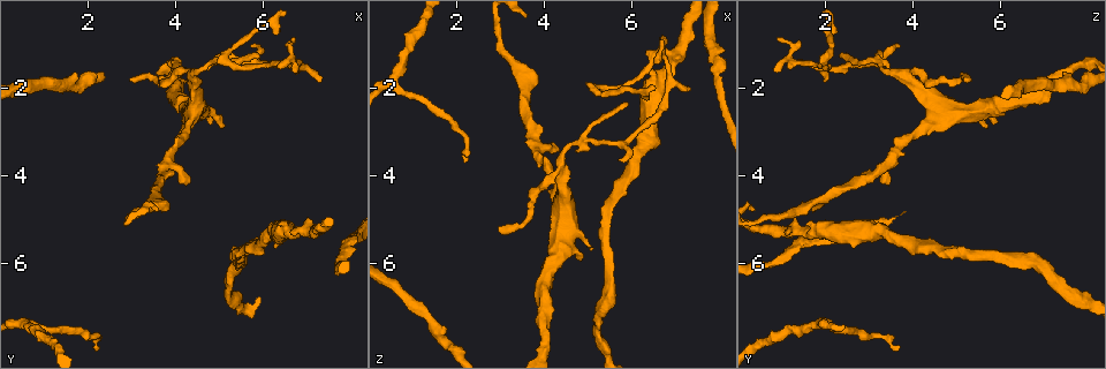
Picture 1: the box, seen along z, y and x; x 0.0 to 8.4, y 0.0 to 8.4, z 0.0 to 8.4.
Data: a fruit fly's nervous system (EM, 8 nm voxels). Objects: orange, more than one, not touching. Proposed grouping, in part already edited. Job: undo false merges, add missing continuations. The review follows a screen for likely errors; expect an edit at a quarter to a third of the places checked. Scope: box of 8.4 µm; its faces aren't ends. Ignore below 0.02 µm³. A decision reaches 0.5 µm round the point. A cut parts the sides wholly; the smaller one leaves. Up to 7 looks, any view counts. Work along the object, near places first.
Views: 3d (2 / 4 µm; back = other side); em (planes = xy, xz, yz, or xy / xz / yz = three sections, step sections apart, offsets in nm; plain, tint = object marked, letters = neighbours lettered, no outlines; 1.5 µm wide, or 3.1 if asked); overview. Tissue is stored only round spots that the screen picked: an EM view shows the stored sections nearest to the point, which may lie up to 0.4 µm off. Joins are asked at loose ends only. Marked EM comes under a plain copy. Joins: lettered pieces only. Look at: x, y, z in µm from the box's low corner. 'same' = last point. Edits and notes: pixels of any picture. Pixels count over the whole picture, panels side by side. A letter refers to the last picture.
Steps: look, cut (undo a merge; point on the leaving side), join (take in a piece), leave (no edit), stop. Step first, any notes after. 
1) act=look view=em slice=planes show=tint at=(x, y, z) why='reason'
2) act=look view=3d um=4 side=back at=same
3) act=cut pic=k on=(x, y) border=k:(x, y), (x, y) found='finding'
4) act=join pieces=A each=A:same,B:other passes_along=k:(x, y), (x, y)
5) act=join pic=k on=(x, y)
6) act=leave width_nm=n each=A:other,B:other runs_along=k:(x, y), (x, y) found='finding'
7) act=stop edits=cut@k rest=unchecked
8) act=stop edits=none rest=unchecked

act=look view=3d um=4 at=(5.80, 1.00, 3.65) why='an open end'

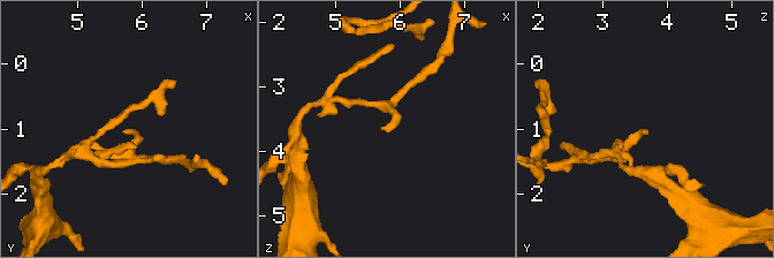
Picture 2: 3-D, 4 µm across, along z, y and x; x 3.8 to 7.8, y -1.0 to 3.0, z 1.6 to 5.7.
act=look view=em slice=xy step=8 show=tint at=(5.75, 1.05, 3.65)

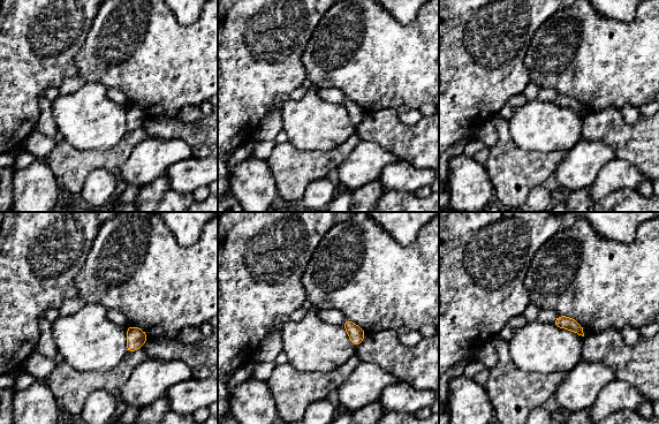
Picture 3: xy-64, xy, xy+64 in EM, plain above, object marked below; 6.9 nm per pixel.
act=look view=em slice=planes show=letters at=same why='another direction'

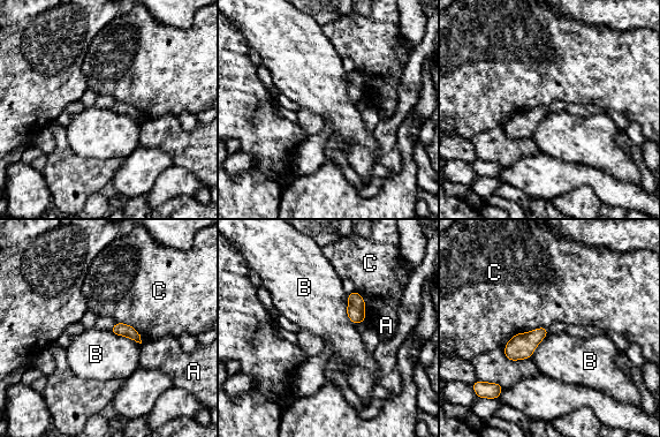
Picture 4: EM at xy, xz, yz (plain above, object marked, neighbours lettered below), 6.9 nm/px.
act=leave each=A:other,B:other,C:other border=4:(347, 295), (347, 316), (357, 324) found='no lettered piece goes on from it'

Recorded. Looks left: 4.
act=look view=3d um=4 side=back at=(7.35, 1.90, 1.95) why='tapers out'

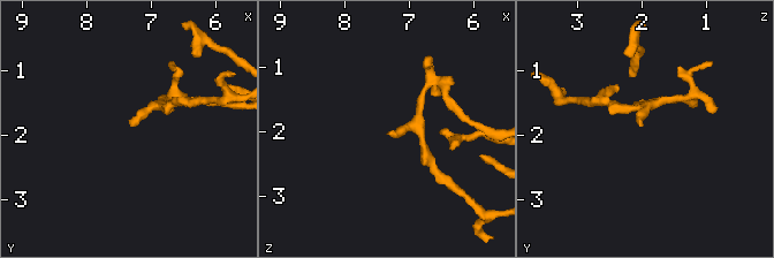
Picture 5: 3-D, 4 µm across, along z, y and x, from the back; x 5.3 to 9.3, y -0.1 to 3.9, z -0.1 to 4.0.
act=look view=em slice=xy step=8 show=tint at=(7.35, 1.90, 1.95) why='need the tissue'

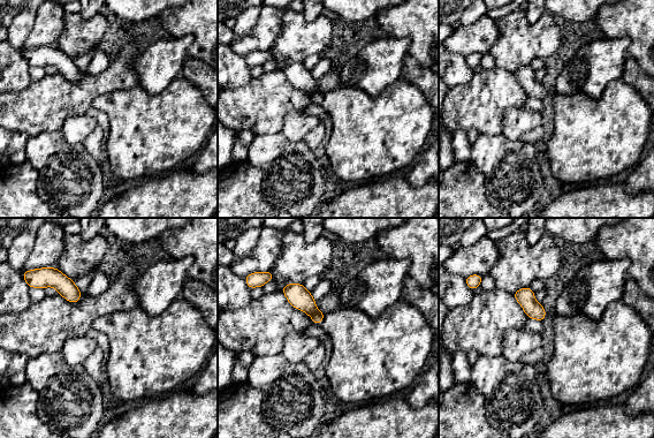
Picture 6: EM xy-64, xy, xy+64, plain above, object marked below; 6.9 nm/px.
act=look view=em slice=xz step=4 show=letters at=same why='cut it another way'

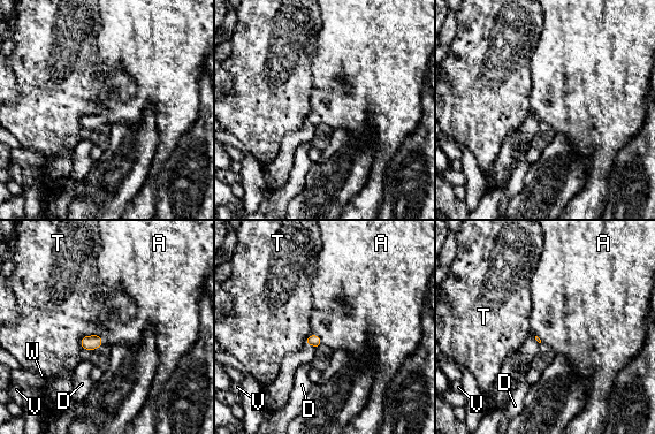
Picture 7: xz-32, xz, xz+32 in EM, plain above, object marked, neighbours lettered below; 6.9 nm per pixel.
act=join pic=7 on=(347, 316) longest_contact=T:160nm each=A:same,D:other,T:other,V:other,W:other passes_along=7:(313, 340), (319, 339), (347, 316) found='it goes on there'

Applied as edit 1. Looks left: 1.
act=stop edits=join@7 rest=unchecked

